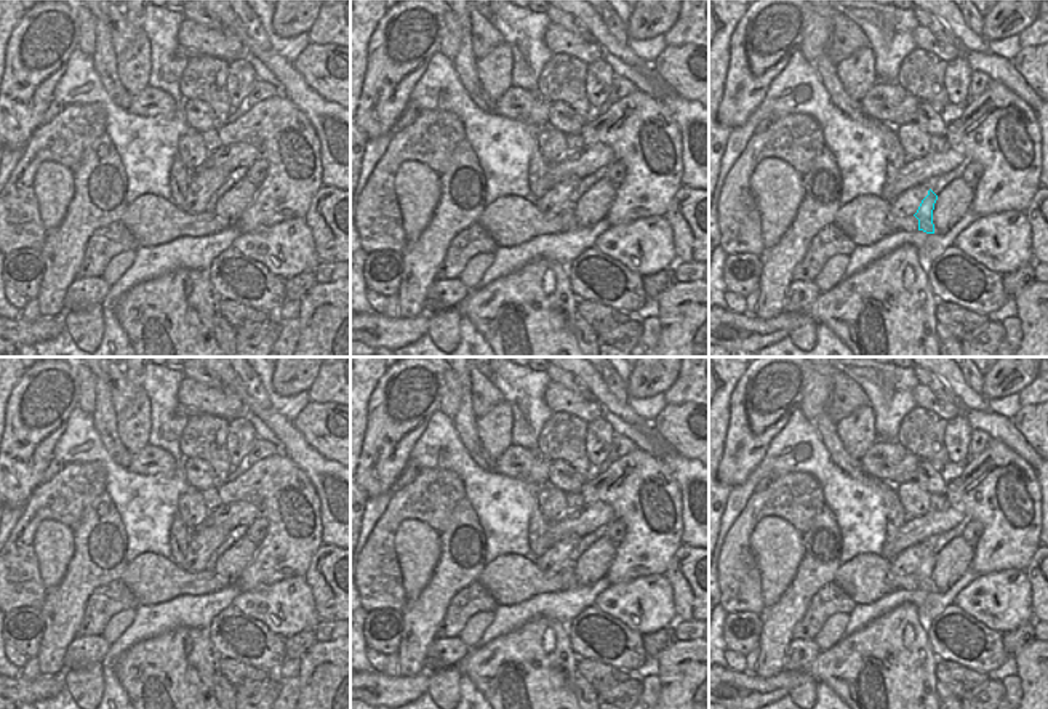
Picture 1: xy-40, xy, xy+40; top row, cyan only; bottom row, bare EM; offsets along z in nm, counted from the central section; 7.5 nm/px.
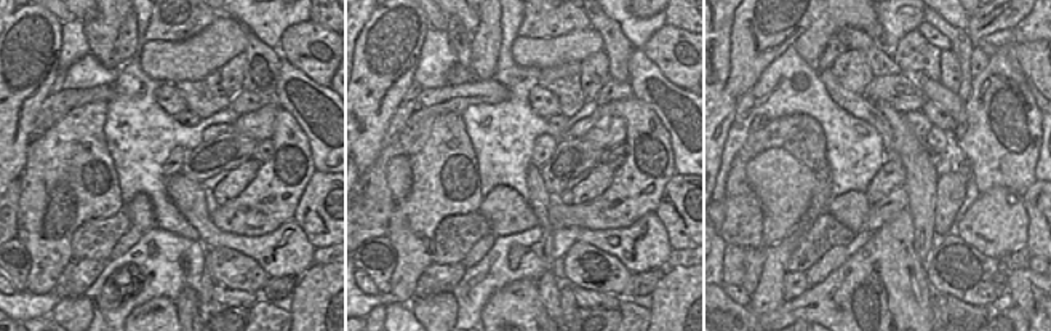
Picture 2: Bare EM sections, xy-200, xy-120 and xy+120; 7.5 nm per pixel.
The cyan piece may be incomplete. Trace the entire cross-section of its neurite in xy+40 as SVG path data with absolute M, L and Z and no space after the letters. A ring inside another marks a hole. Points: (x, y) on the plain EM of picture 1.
M930 547L928 554L922 559L917 571L914 573L918 578L918 589L923 589L926 592L934 592L933 568L936 559L938 554Z

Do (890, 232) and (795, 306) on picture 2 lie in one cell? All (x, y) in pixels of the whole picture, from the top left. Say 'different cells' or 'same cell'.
same cell

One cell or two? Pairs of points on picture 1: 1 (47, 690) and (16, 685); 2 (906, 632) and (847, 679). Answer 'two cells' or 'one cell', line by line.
1: one cell
2: one cell

